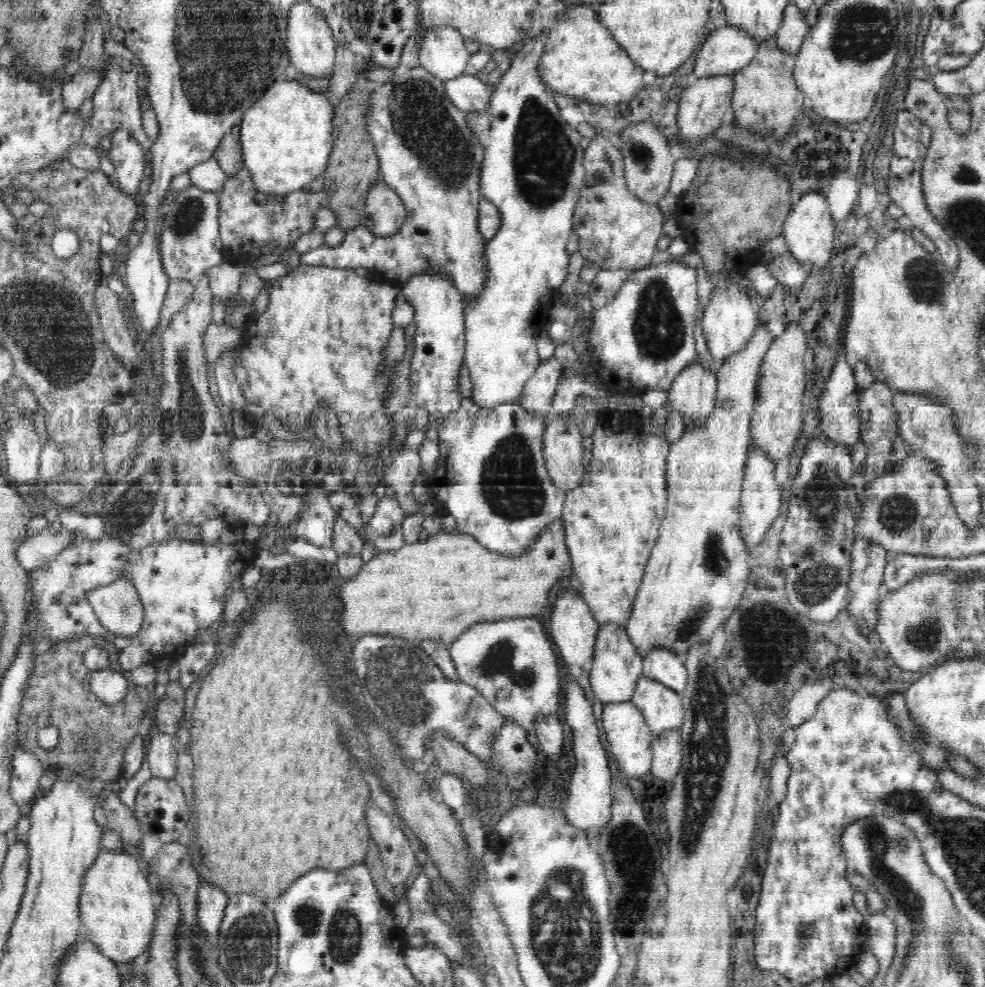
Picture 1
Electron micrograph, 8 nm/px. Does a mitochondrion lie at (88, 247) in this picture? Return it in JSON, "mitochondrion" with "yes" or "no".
{"mitochondrion":"no"}

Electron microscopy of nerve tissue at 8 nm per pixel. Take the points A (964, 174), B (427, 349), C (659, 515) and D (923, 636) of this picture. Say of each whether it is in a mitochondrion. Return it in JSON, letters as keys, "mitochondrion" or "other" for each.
{"A":"mitochondrion","B":"other","C":"other","D":"mitochondrion"}

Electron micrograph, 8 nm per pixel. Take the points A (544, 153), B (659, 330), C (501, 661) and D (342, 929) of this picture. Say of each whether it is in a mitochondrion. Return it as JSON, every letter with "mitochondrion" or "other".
{"A":"mitochondrion","B":"mitochondrion","C":"mitochondrion","D":"mitochondrion"}

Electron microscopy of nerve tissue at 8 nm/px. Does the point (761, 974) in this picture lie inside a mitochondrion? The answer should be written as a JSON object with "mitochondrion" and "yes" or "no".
{"mitochondrion":"no"}

